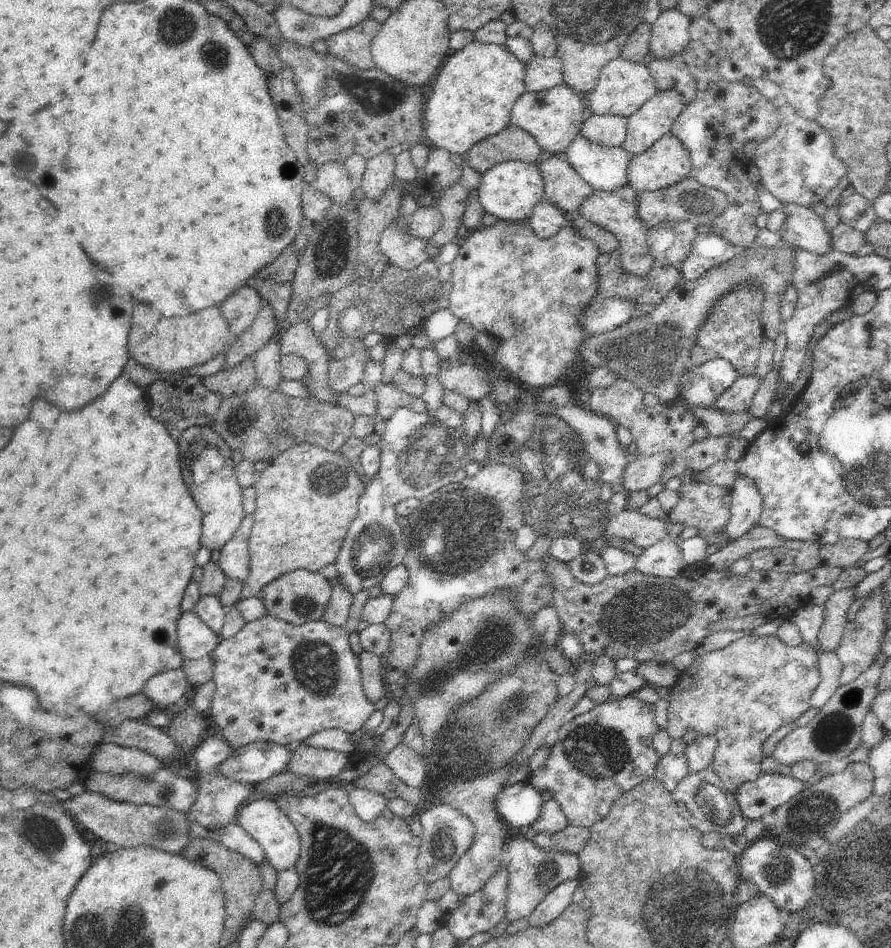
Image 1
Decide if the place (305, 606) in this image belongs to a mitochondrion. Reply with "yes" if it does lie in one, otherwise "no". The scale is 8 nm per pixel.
yes

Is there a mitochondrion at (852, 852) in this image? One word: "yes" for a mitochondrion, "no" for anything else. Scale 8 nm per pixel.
yes

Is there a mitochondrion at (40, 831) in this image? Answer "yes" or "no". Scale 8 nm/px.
yes

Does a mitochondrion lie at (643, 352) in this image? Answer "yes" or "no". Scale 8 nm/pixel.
yes

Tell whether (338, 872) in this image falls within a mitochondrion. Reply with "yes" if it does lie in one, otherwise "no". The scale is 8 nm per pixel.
yes

